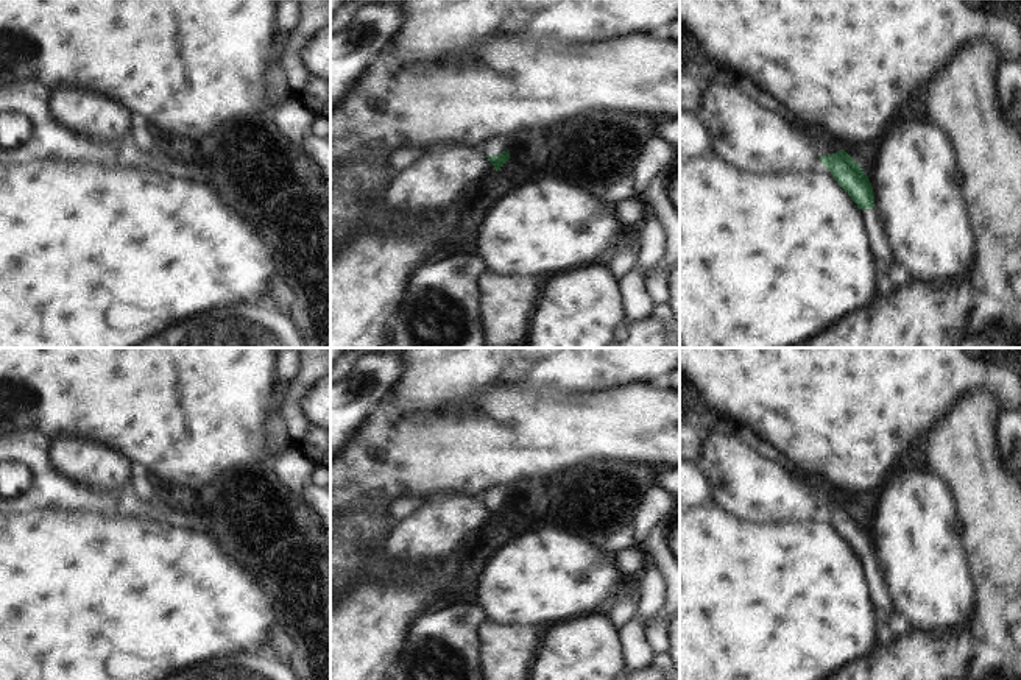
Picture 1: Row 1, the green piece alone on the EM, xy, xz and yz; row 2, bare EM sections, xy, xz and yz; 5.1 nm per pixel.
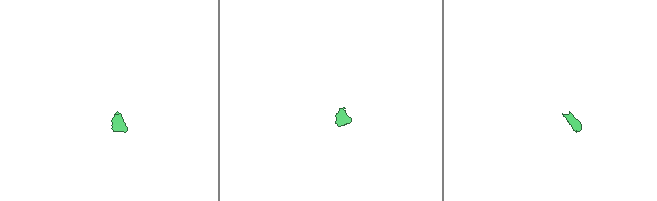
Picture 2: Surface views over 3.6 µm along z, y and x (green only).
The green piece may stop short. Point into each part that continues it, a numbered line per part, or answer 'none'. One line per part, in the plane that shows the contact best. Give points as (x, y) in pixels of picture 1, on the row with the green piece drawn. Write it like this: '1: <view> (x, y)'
1: yz (823, 145)
2: yz (879, 247)

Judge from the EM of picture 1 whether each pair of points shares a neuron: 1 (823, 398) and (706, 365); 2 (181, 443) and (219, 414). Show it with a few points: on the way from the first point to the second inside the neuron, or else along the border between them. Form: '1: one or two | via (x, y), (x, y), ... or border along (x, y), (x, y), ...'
1: one | via (794, 382), (777, 365), (736, 365)
2: one | via (190, 434), (209, 415)

